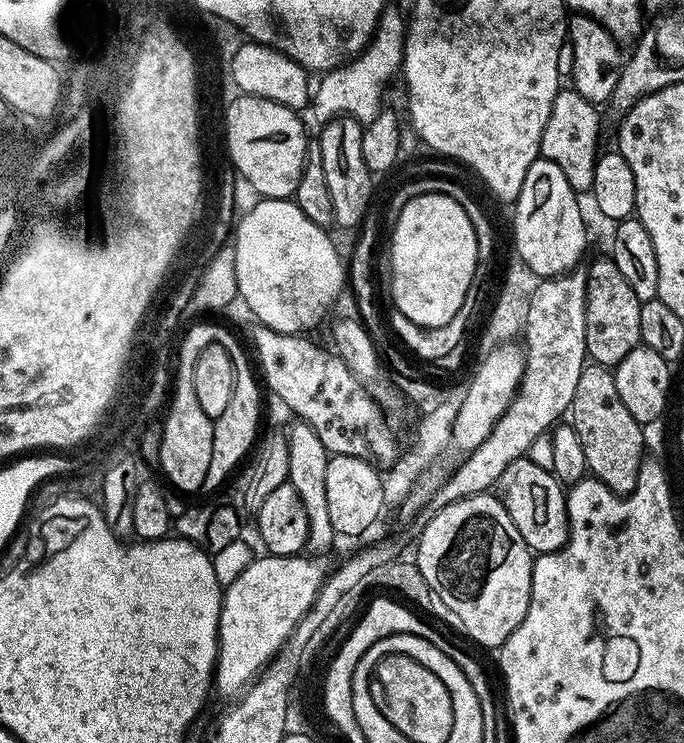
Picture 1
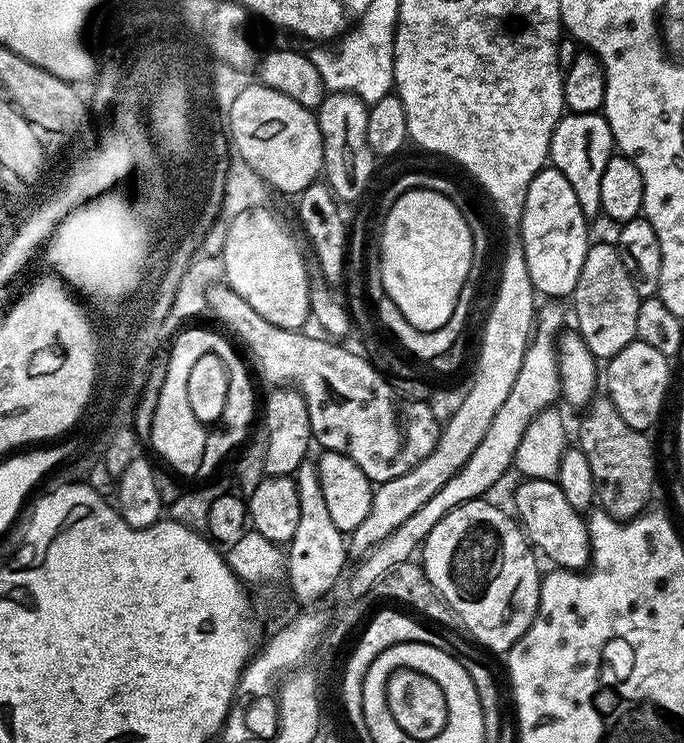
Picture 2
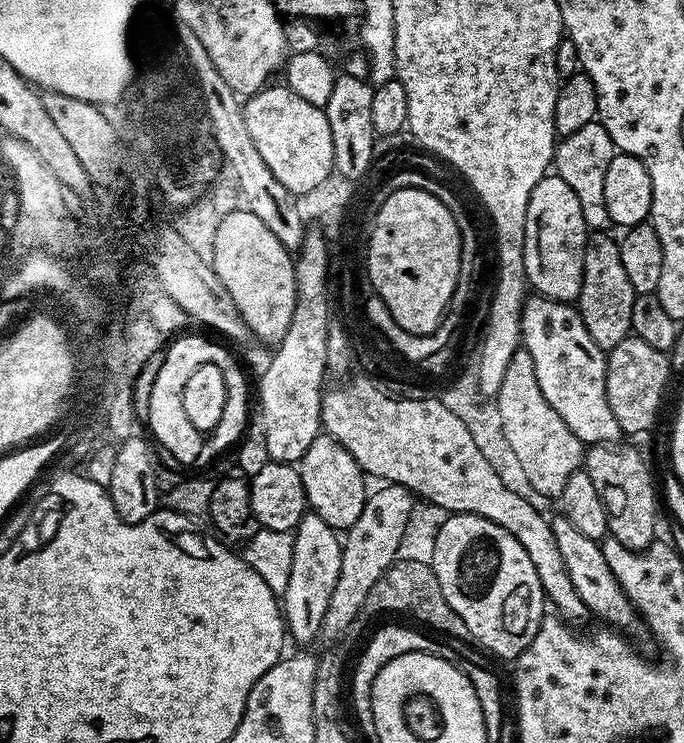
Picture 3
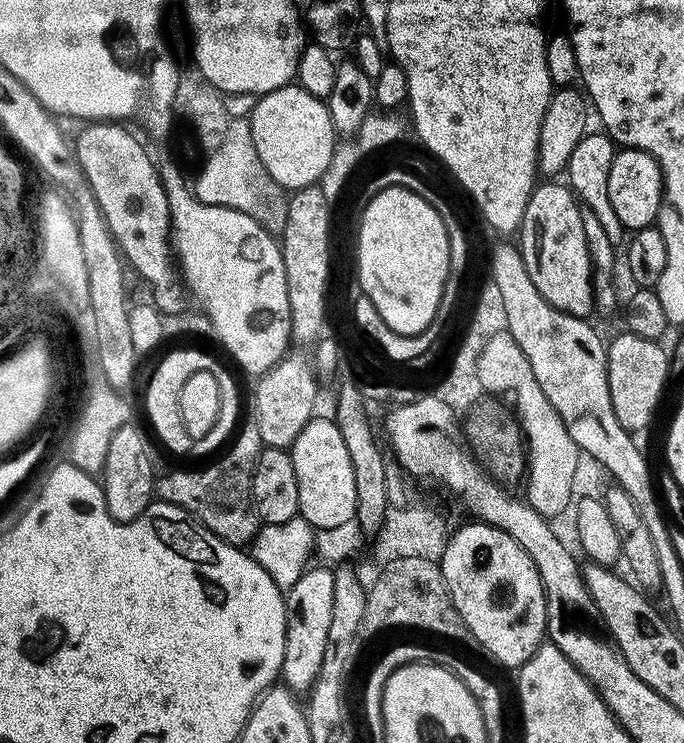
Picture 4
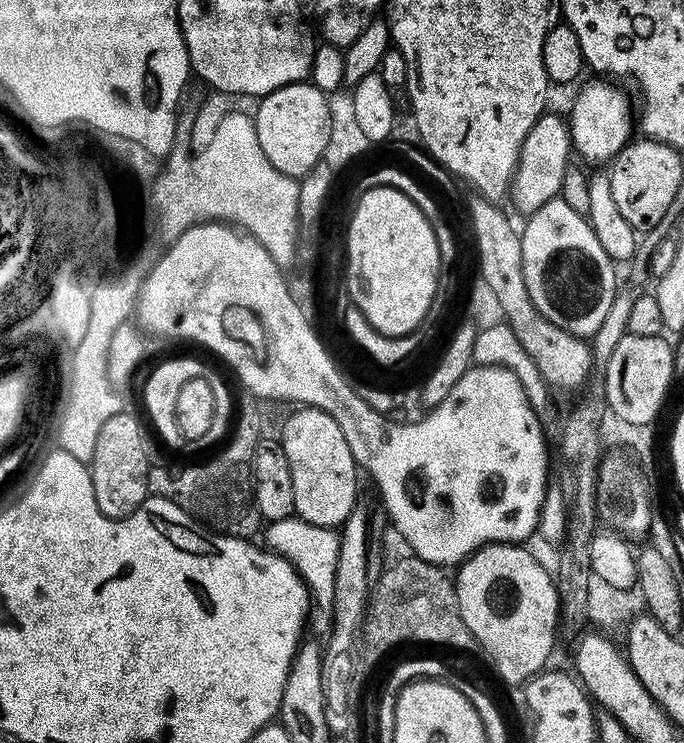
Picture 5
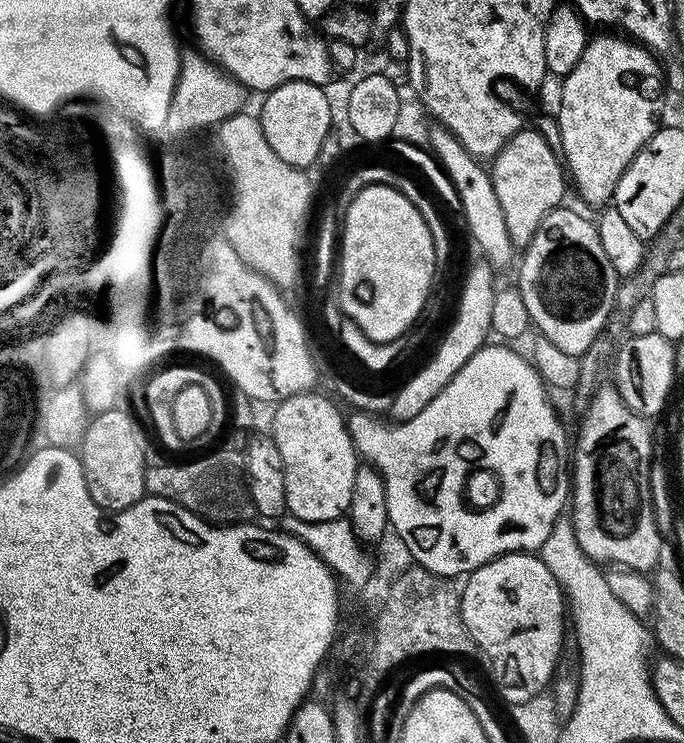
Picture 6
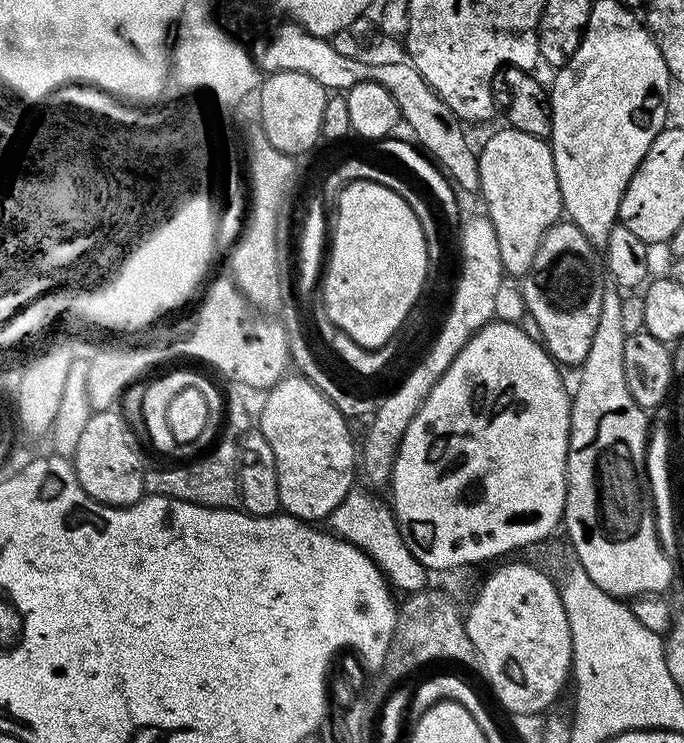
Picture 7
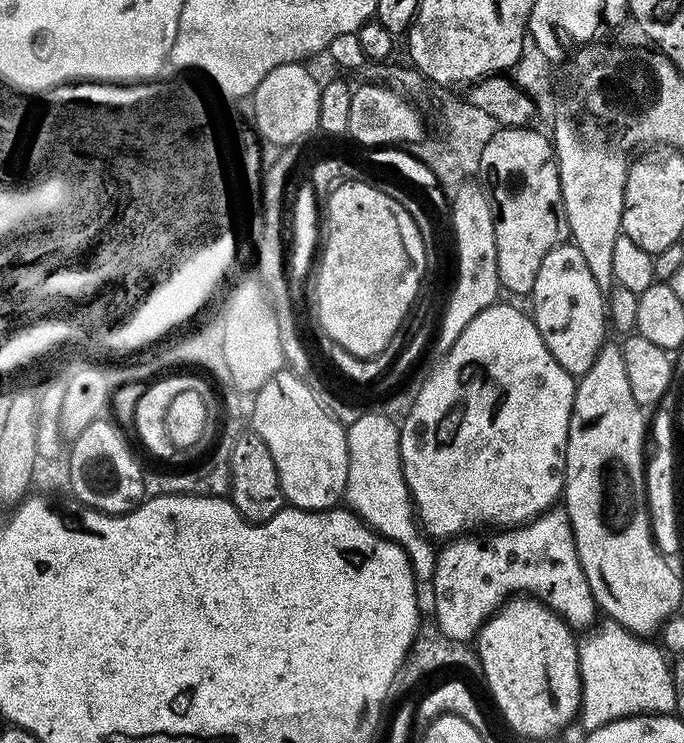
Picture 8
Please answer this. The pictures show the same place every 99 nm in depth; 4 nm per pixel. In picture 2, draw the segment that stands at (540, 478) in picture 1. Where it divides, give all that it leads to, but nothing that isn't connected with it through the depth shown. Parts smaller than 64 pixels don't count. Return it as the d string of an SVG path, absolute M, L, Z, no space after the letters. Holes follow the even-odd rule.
M521 479L516 488L514 516L528 543L541 557L549 556L557 569L584 570L589 567L592 547L585 517L577 508L570 506L566 494L562 494L555 480Z

